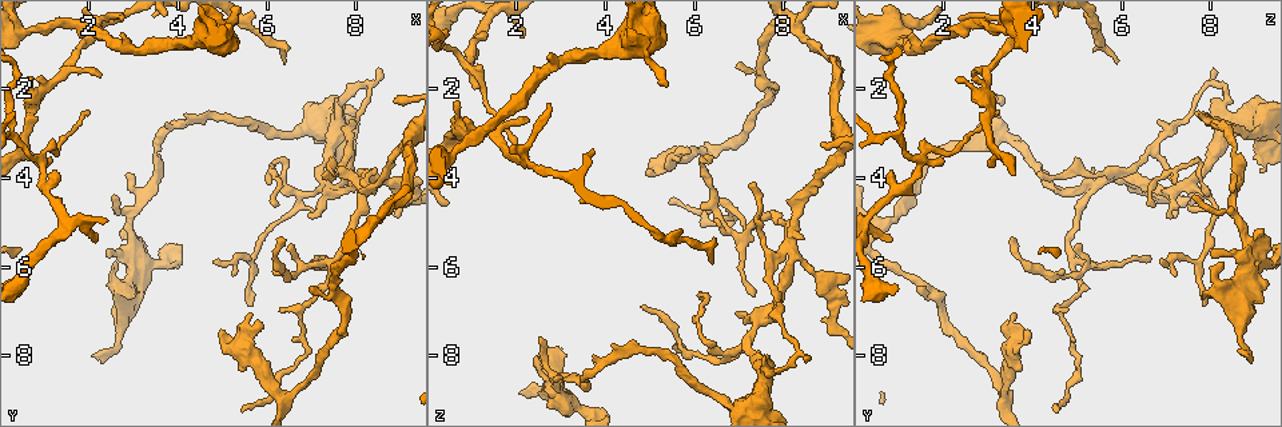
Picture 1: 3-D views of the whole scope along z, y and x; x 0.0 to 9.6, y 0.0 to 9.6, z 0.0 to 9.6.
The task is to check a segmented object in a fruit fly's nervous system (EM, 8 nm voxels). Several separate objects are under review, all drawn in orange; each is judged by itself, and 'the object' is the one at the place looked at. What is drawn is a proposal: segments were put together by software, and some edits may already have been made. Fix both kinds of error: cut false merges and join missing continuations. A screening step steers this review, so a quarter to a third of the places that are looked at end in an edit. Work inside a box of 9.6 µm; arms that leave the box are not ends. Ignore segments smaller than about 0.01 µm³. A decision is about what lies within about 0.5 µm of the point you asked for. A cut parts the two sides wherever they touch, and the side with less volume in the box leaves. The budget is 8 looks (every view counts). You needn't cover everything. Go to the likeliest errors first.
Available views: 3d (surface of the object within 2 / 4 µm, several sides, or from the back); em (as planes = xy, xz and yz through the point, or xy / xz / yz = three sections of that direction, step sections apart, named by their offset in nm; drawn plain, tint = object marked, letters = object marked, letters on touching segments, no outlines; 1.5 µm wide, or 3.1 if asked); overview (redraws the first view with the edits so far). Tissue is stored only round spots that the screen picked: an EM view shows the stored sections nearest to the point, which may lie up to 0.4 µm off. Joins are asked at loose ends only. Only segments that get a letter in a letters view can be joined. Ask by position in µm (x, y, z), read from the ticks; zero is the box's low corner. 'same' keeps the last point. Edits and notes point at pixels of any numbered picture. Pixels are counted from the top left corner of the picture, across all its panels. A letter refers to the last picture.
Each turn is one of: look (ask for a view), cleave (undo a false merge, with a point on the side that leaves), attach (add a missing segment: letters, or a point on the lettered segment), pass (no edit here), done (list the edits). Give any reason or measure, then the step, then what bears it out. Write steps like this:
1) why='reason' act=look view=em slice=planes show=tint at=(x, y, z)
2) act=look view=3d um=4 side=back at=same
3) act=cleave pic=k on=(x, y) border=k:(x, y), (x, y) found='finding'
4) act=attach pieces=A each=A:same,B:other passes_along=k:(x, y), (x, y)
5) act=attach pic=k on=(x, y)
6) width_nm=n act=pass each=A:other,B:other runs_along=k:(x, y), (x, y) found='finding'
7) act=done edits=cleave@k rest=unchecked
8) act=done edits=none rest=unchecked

why='three-way junction' act=look view=em slice=planes show=plain at=(7.55, 3.10, 8.25)

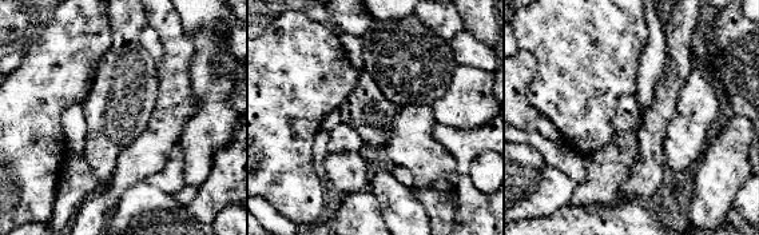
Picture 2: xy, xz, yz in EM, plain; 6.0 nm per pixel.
act=look view=em slice=planes show=letters at=same

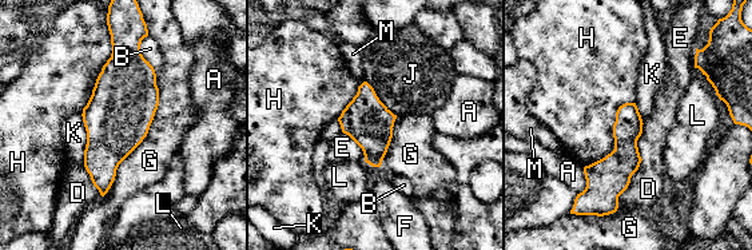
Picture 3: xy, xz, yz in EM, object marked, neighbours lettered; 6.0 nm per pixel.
act=pass each=A:other,B:other,D:other,E:other,F:other,G:other,H:other,J:other,K:other,L:other,M:other border=3:(365, 80), (376, 95), (397, 115) found='all the same neuron'

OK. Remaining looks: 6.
why='branch stops here' act=look view=em slice=planes show=tint at=(1.15, 3.90, 0.85)

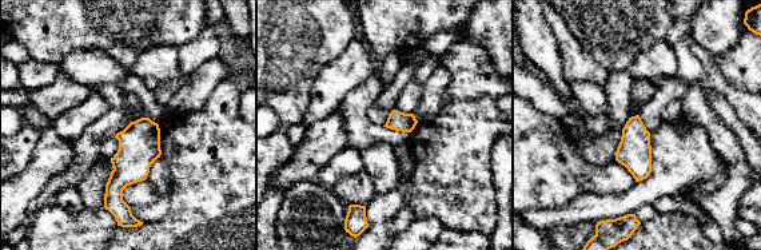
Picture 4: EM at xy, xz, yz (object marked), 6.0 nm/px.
act=look view=em slice=planes show=letters at=same

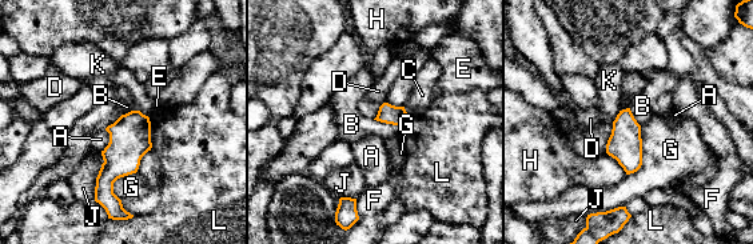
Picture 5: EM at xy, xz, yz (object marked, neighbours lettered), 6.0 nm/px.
width_nm=120 longest_contact=G:320nm act=pass each=A:other,B:other,C:other,D:other,E:other,F:other,G:other,H:other,J:other,K:other,L:other found='no lettered segment goes on from it'

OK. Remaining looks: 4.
why='free end' act=look view=3d um=2 side=back at=(2.15, 5.40, 0.90)

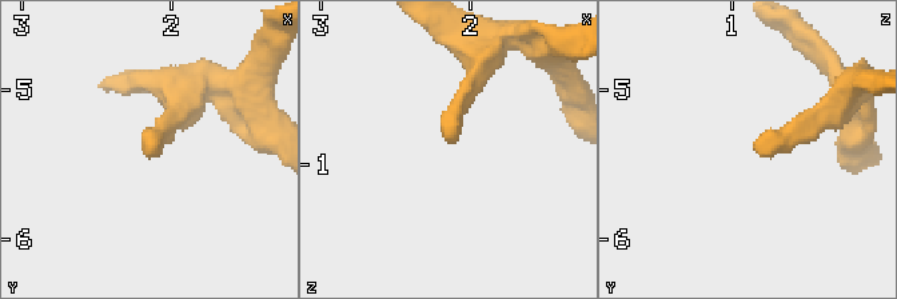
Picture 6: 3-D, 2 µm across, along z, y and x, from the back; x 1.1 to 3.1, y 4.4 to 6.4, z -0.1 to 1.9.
why='need the tissue' act=look view=em slice=planes show=letters at=(2.08, 5.38, 0.84)

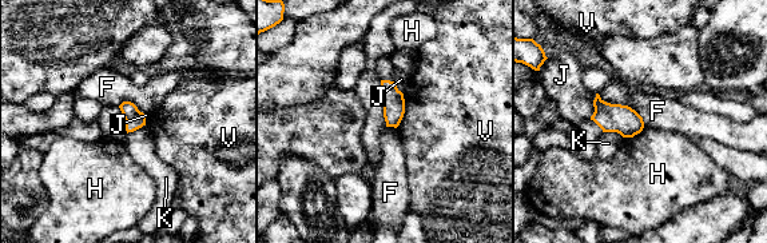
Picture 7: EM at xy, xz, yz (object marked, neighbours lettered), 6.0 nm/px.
act=pass each=F:other,H:other,J:other,K:other,V:other border=7:(599, 95), (630, 106), (644, 126) found='no lettered segment goes on from it'

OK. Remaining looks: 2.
act=done edits=none rest=unchecked

